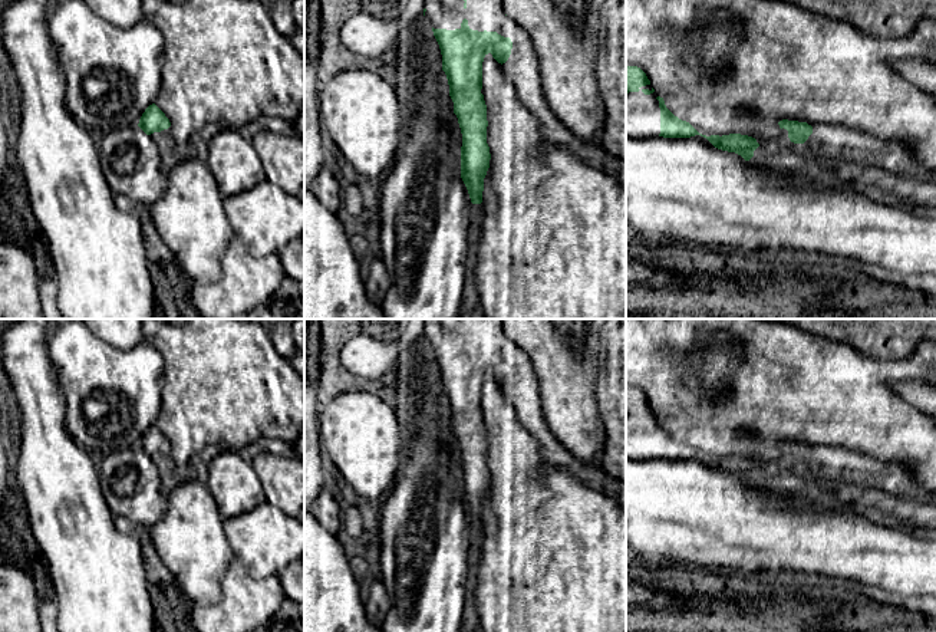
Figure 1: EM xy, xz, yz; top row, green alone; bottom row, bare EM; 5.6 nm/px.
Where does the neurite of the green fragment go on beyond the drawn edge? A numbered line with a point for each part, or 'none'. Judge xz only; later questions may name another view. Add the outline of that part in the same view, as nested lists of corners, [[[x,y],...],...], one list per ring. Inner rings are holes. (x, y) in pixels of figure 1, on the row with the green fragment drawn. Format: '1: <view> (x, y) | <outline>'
1: xz (521, 66) | [[[425,0],[425,9],[425,19],[434,29],[461,29],[462,20],[467,19],[472,30],[497,32],[510,37],[513,49],[502,66],[523,103],[540,121],[543,138],[567,147],[589,165],[610,172],[626,190],[626,161],[581,142],[550,109],[541,89],[534,46],[528,34],[505,14],[502,0],[458,0],[454,9],[448,9],[441,0]]]
2: xz (477, 208) | [[[471,203],[471,210],[472,210],[472,234],[474,237],[477,237],[477,231],[478,231],[478,223],[482,217],[482,213],[484,213],[484,203],[481,204],[472,204]]]

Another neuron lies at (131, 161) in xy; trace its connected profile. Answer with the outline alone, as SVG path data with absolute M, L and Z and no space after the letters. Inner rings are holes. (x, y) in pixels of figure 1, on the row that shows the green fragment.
M139 126L116 128L98 135L102 172L112 192L152 205L168 187L161 171L161 151Z

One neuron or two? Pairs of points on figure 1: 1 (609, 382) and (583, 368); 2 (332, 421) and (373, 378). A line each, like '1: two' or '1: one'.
1: two
2: two

